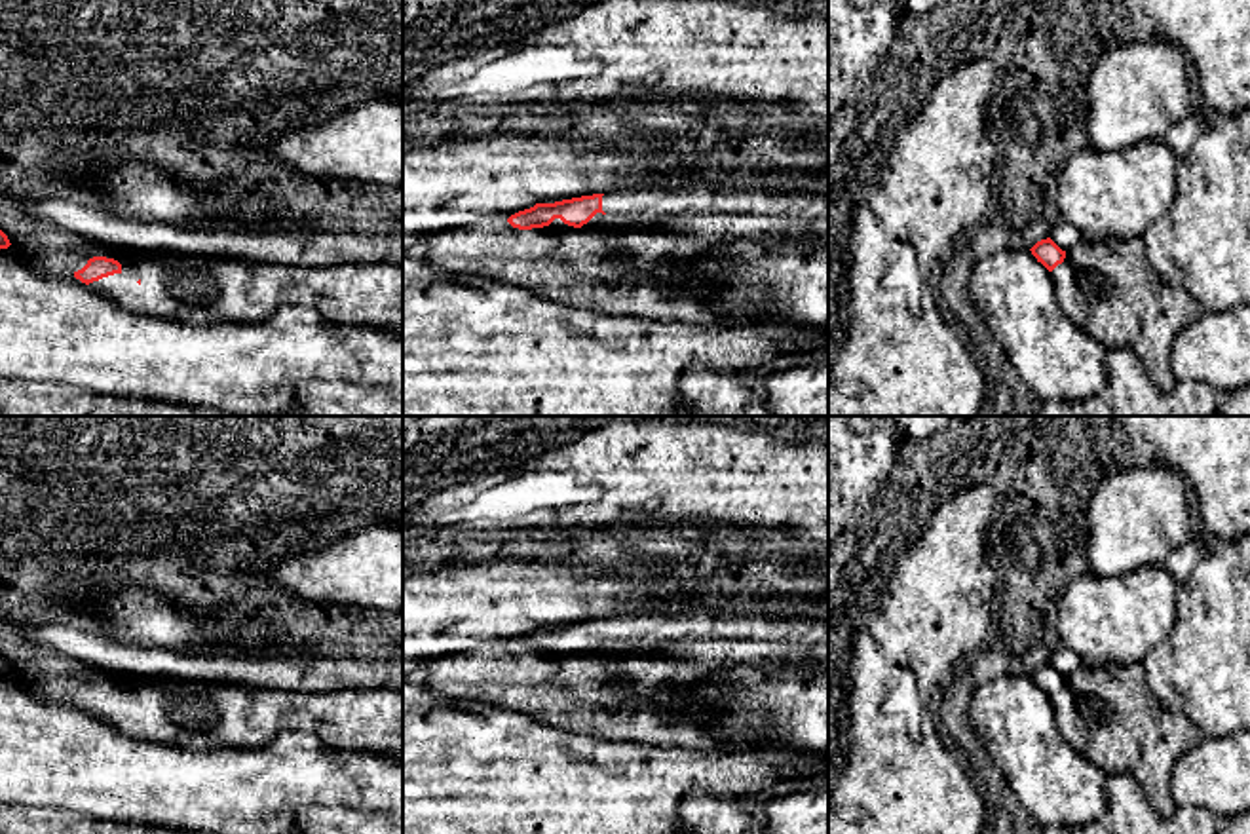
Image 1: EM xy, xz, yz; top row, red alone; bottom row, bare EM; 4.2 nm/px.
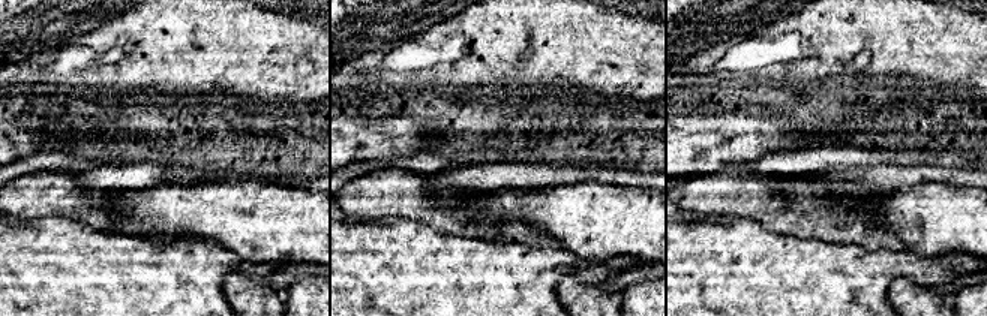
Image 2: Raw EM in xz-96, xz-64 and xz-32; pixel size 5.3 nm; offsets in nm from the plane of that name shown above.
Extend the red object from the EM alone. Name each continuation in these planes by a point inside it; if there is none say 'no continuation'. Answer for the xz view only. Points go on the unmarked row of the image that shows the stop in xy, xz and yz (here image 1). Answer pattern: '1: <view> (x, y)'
1: xz (696, 625)

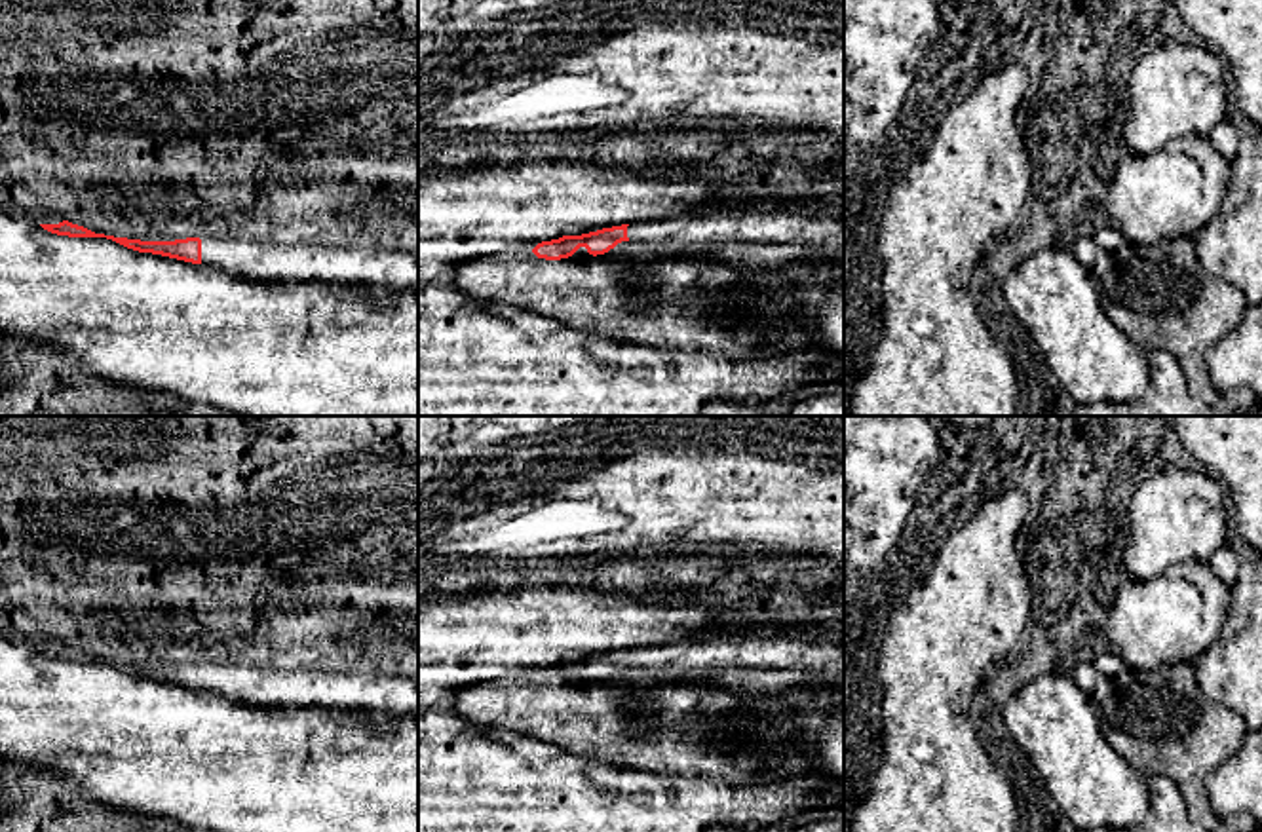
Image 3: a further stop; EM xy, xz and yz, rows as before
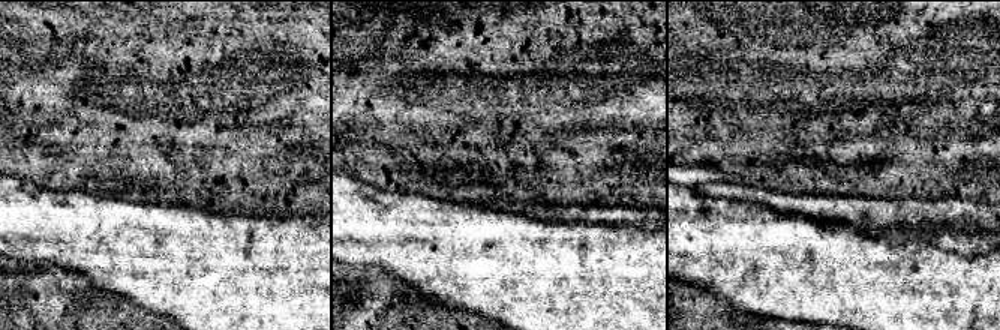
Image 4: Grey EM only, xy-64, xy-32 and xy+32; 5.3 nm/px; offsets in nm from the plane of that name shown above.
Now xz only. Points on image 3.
1: xz (795, 656)

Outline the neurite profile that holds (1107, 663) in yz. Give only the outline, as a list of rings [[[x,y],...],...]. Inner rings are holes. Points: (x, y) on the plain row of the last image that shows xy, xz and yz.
[[[1106,650],[1093,659],[1093,667],[1106,678],[1116,678],[1123,671],[1123,661],[1114,652]]]

